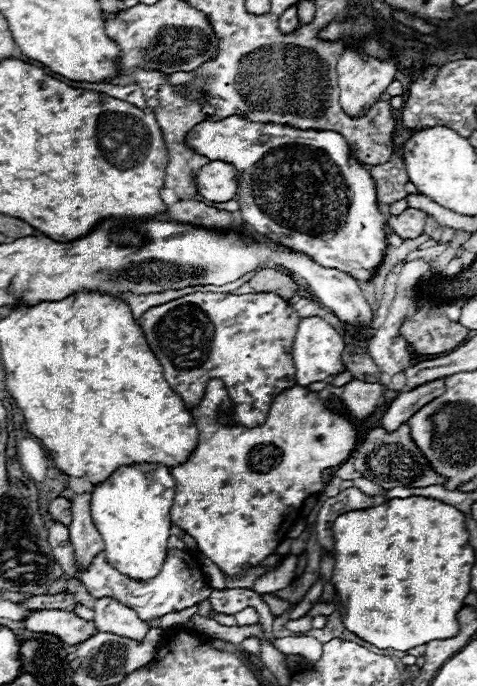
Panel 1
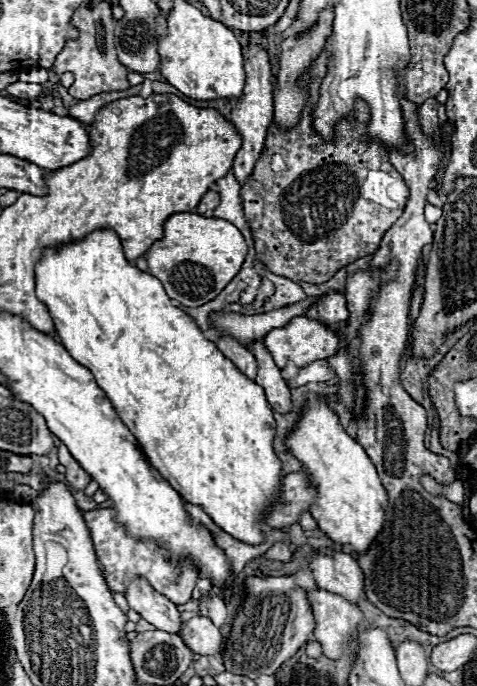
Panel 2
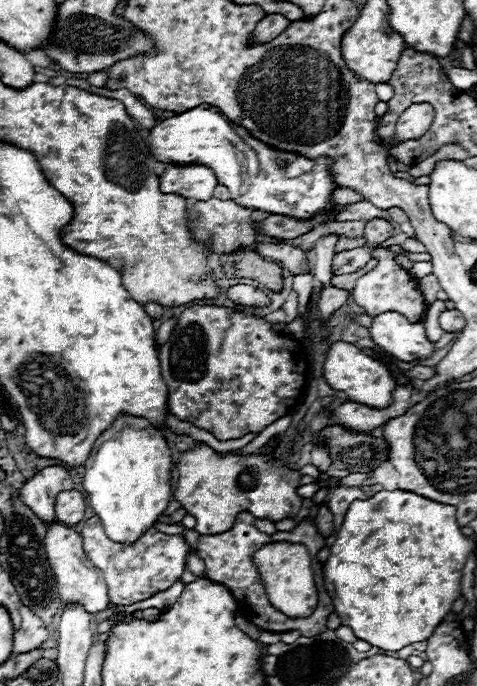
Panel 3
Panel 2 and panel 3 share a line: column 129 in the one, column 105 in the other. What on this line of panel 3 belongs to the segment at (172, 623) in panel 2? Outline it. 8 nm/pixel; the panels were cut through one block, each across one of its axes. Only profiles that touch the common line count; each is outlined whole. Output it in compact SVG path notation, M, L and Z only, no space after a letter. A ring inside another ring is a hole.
M42 522L46 526L46 536L44 536L44 548L48 554L48 562L50 568L54 572L56 584L58 584L58 592L60 592L60 602L66 604L80 604L86 612L94 614L98 610L102 610L110 598L108 598L108 588L104 584L104 576L102 572L88 560L88 556L82 550L82 536L74 530L68 528L60 522Z

